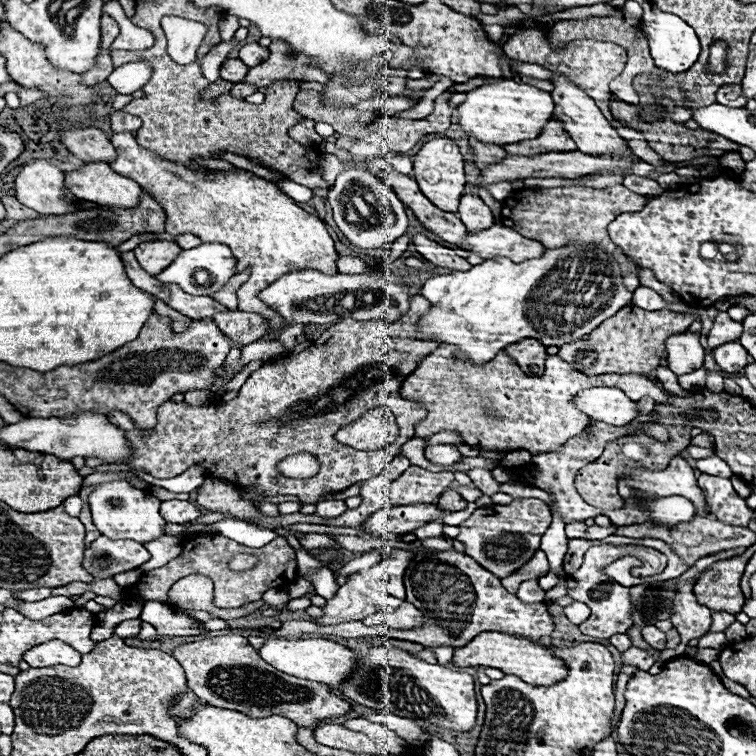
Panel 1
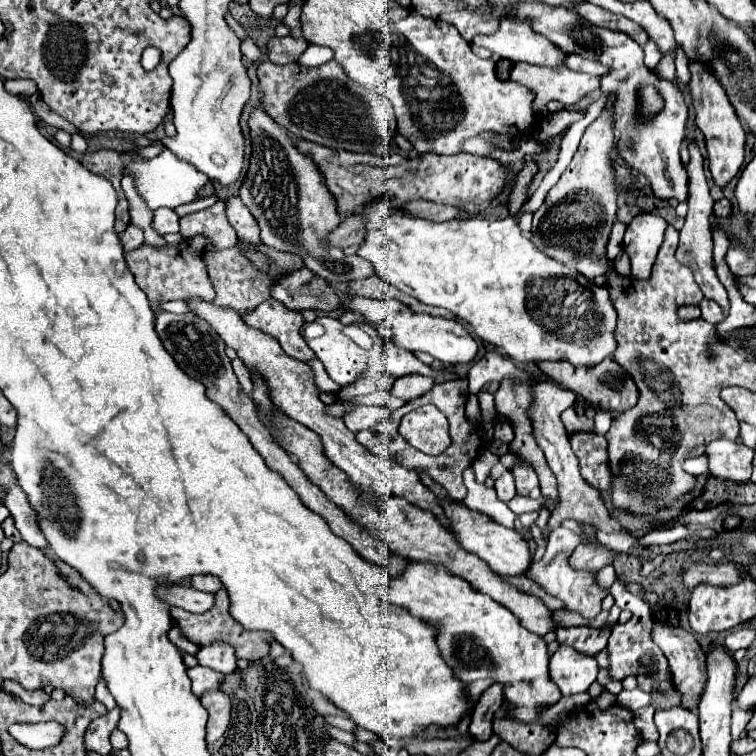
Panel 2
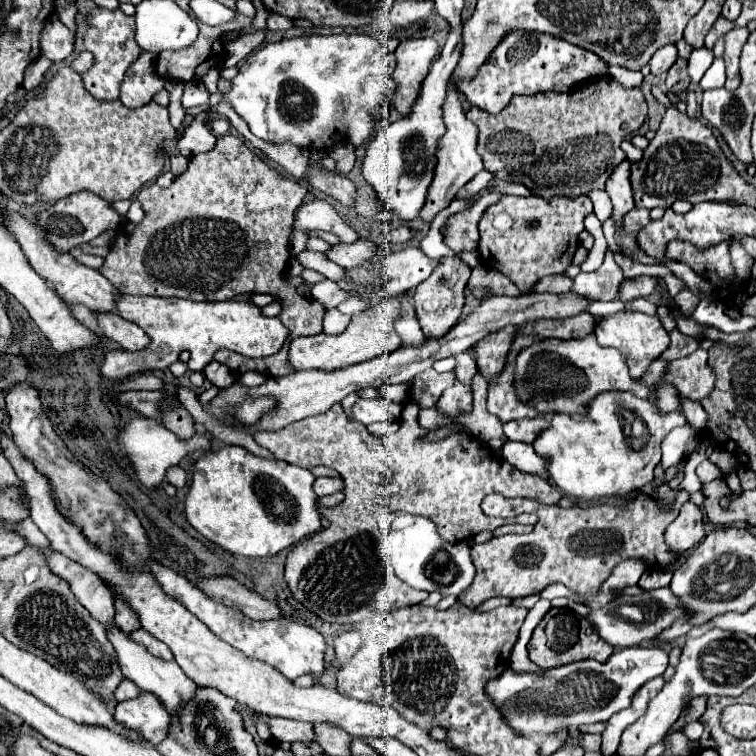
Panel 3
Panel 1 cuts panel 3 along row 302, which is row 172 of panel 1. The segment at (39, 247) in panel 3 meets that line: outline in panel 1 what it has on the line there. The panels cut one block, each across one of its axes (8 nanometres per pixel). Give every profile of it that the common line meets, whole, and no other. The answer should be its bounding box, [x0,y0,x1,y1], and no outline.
[66,164,140,208]

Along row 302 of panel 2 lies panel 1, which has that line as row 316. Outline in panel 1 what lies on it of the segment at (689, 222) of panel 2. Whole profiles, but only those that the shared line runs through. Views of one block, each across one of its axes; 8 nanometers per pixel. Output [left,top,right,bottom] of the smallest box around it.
[708,312,742,350]

